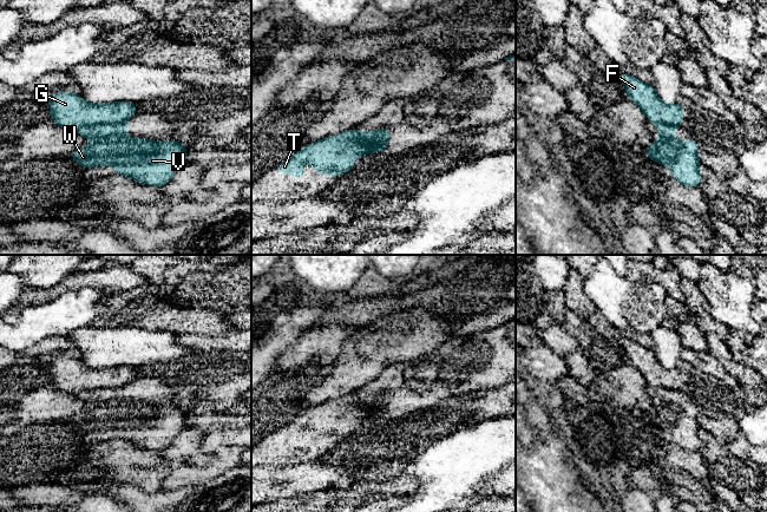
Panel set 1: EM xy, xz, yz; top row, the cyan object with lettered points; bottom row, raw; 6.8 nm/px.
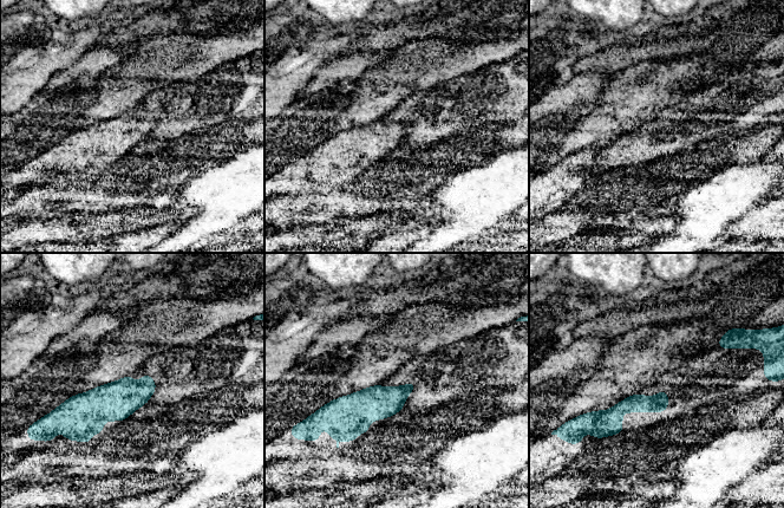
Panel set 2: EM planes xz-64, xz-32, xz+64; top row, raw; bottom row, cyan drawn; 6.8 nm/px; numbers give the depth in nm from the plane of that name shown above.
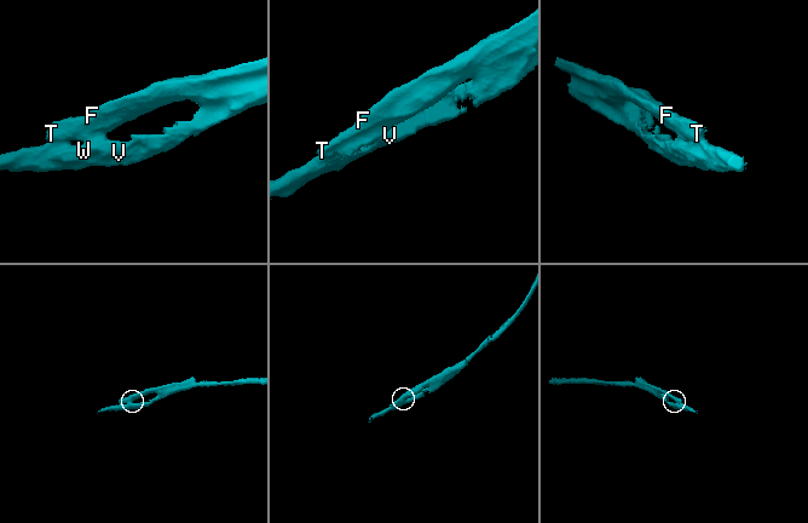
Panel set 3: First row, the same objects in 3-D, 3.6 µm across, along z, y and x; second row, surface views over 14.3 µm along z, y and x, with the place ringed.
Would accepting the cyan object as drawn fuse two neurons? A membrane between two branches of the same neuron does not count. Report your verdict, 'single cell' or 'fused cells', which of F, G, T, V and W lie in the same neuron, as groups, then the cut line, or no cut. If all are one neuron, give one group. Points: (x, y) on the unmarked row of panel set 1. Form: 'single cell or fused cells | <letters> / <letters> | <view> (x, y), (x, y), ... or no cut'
fused cells | F G T / V W | xy (125, 384), (118, 387), (85, 388), (76, 394)

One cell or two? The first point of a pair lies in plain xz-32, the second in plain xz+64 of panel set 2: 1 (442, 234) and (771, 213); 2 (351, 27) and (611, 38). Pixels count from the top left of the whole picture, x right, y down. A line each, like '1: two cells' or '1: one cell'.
1: two cells
2: one cell

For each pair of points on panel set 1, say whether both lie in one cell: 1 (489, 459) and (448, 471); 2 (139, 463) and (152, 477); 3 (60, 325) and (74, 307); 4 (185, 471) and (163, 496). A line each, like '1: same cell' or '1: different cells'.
1: same cell
2: same cell
3: same cell
4: different cells

